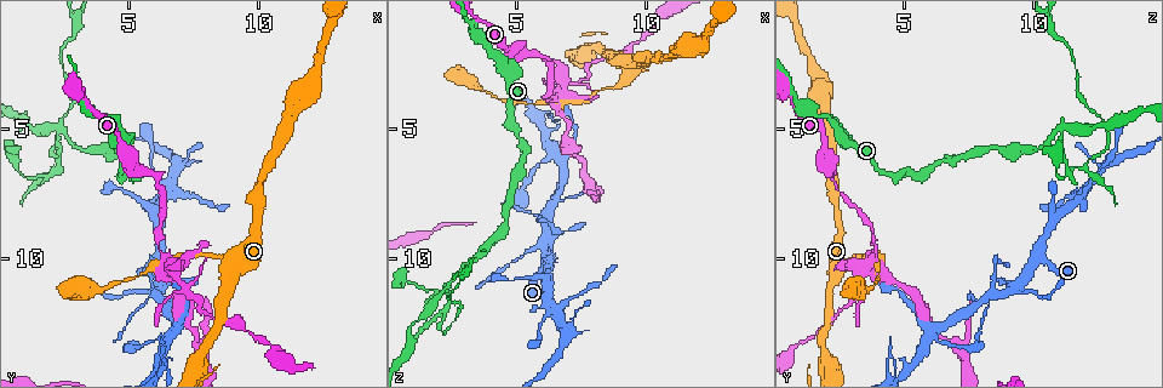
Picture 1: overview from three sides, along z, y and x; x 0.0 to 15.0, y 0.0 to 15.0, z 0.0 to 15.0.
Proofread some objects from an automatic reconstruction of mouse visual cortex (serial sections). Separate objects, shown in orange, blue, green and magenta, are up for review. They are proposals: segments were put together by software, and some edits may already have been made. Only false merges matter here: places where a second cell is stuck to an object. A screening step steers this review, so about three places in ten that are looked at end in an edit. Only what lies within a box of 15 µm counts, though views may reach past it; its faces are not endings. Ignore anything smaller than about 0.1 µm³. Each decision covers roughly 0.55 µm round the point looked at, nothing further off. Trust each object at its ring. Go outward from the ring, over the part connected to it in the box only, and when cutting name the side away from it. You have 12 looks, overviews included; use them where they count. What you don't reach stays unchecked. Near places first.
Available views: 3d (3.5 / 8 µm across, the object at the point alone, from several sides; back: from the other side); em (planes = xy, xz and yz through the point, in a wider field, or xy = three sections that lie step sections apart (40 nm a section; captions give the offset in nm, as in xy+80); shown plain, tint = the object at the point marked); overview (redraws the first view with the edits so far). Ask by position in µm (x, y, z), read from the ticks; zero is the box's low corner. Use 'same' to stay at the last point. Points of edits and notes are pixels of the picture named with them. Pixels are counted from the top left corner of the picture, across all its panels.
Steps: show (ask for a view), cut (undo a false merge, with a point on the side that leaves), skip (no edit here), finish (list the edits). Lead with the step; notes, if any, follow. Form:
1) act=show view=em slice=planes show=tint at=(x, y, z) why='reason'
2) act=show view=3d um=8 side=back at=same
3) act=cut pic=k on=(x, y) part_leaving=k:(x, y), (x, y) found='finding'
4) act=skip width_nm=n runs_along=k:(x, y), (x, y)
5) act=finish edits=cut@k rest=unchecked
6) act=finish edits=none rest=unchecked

act=show view=3d um=3.5 at=(8.8, 9.9, 3.4) why='thick turns thin'

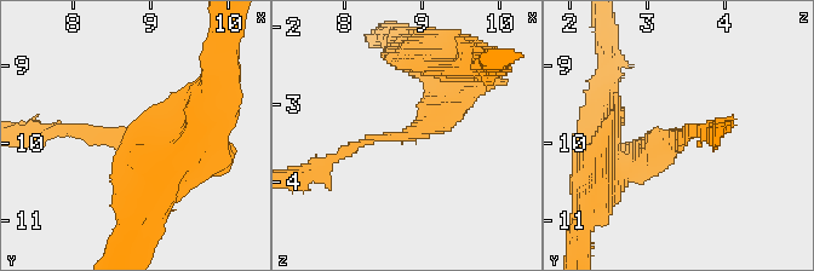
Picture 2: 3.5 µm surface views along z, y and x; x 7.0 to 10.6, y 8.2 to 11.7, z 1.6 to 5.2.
act=show view=em slice=xy step=1 show=tint at=(8.70, 9.95, 3.40) why='need the tissue'

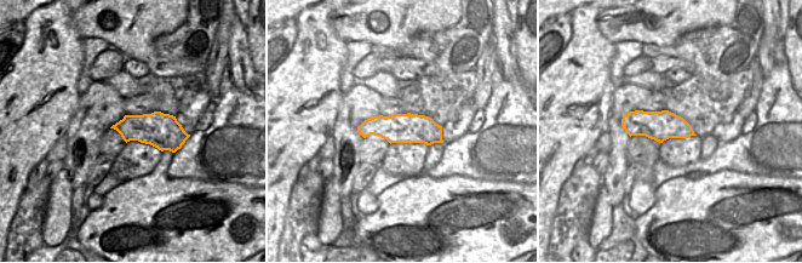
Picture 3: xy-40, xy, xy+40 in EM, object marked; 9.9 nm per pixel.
act=show view=em slice=xy step=2 show=tint at=same why='another direction'

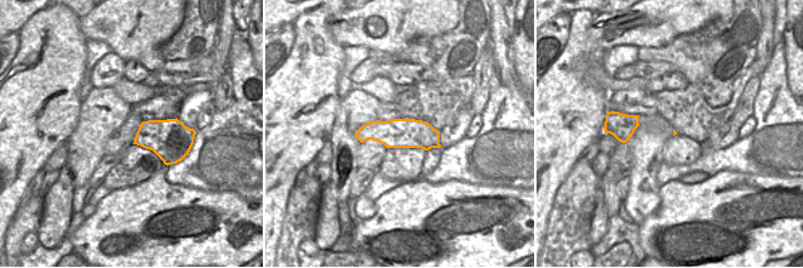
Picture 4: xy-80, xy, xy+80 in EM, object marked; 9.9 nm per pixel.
act=skip arm_widths_nm=150,400 runs_along=2:(448, 90), (425, 127), (366, 139), (330, 159) found='continuous, no second cell'

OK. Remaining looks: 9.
act=show view=3d um=3.5 at=(2.5, 5.0, 11.0) why='branch point'

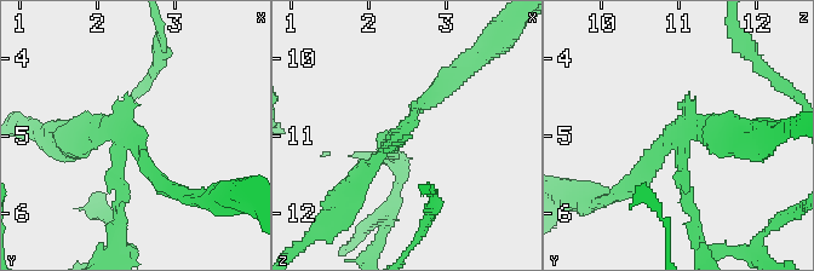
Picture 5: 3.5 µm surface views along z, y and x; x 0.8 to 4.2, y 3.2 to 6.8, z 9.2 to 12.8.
act=show view=em slice=xy step=1 show=tint at=(2.40, 5.10, 10.95) why='shape alone is not enough'

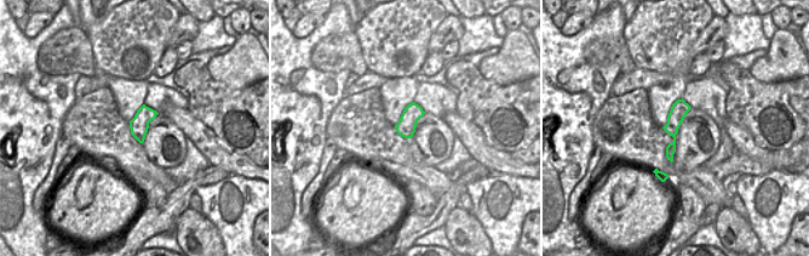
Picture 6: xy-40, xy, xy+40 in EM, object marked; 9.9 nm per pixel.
act=cut pic=5 on=(693, 213) part_leaving=5:(682, 169), (698, 244), (735, 252) found='two cells meet here'

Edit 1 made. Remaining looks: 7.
act=show view=3d um=3.5 at=(6.3, 10.1, 4.0) why='a narrow waist'

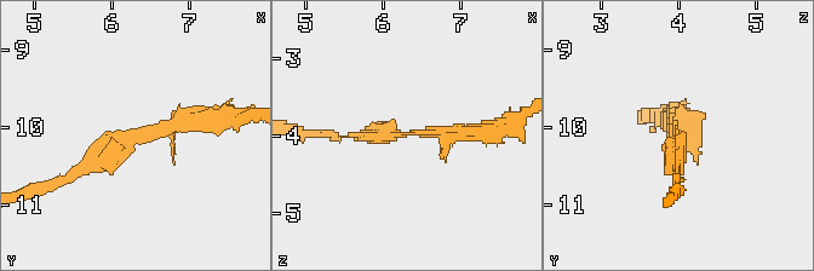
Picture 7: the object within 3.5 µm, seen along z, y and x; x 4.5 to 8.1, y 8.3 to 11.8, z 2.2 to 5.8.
act=show view=em slice=planes show=tint at=(6.30, 10.10, 4.00)

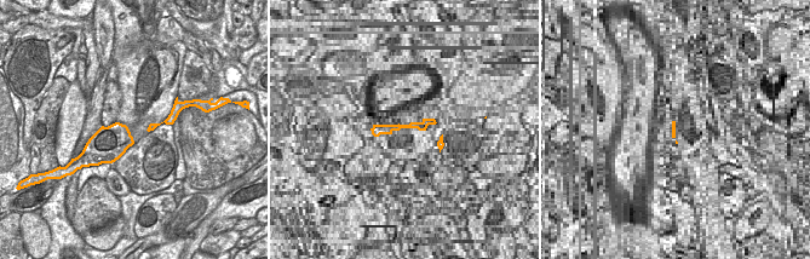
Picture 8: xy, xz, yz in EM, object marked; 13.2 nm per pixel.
act=skip runs_along=7:(215, 116), (132, 136), (66, 177) found='all the same cell'

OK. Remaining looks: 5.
act=show view=3d um=3.5 at=(6.5, 13.1, 5.9) why='sharp bend'

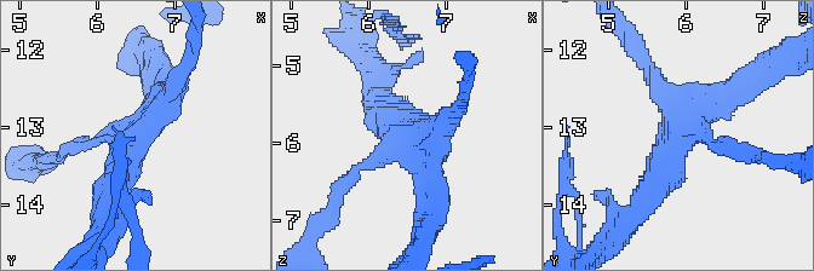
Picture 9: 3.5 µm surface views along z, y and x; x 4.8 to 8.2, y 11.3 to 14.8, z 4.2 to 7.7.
act=skip arm_widths_nm=150,300,300,350 found='one cell here'

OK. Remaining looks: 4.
act=show view=3d um=3.5 side=back at=(6.0, 14.3, 4.4) why='calibre changes'

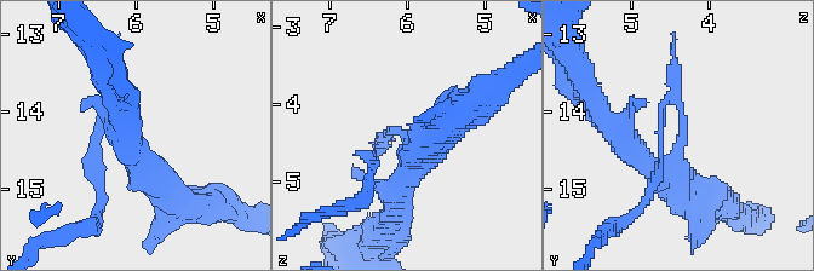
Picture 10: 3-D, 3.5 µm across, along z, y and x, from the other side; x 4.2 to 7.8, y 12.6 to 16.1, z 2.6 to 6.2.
act=show view=em slice=xy step=3 show=tint at=(6.10, 14.25, 4.35) why='now the EM'

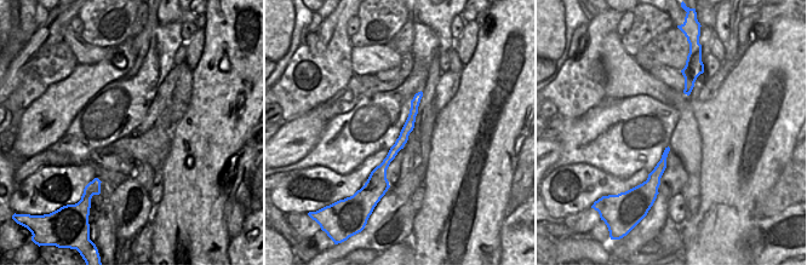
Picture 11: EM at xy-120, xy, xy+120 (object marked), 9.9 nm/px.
act=cut pic=10 on=(97, 136) found='two cells meet here'

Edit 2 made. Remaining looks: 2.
act=finish edits=cut@5,cut@10 rest=unchecked

